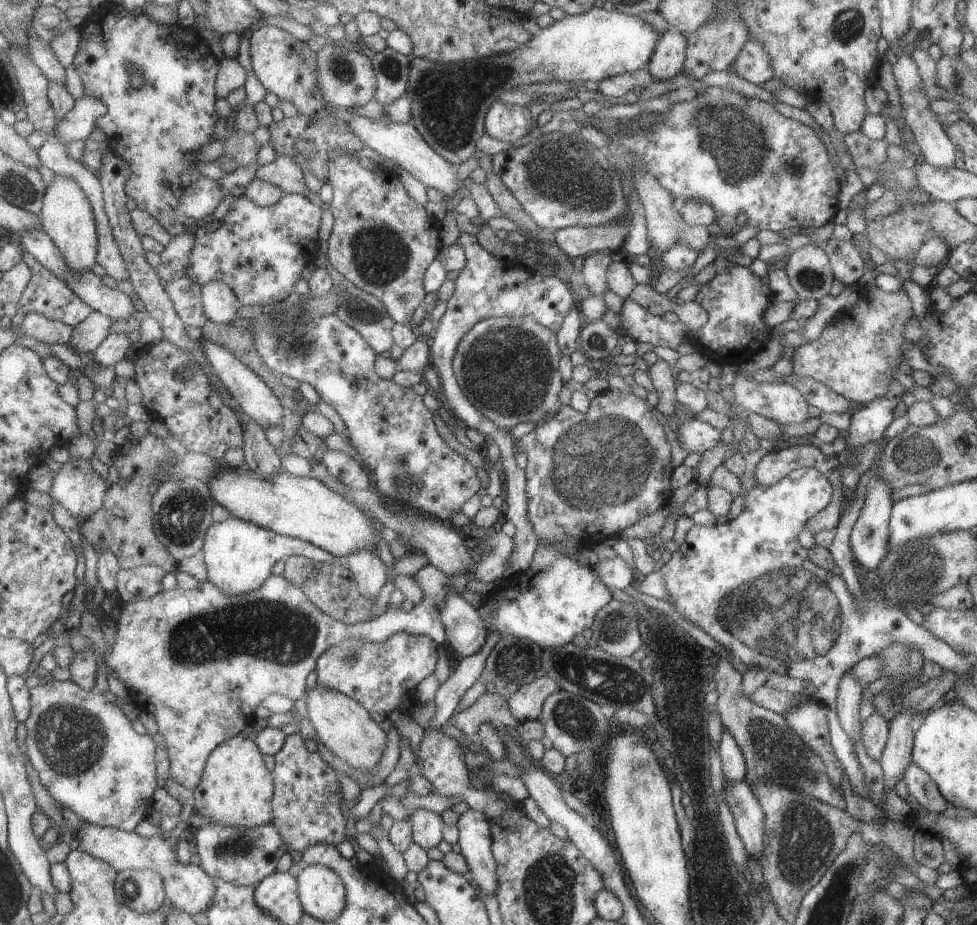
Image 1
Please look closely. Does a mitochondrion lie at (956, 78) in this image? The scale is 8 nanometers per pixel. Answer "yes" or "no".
yes

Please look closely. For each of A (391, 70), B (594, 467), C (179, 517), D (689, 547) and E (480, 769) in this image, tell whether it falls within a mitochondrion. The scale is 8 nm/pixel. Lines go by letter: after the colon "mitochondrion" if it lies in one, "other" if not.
A: mitochondrion
B: mitochondrion
C: mitochondrion
D: other
E: other

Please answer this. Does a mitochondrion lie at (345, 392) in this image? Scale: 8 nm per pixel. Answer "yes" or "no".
no

